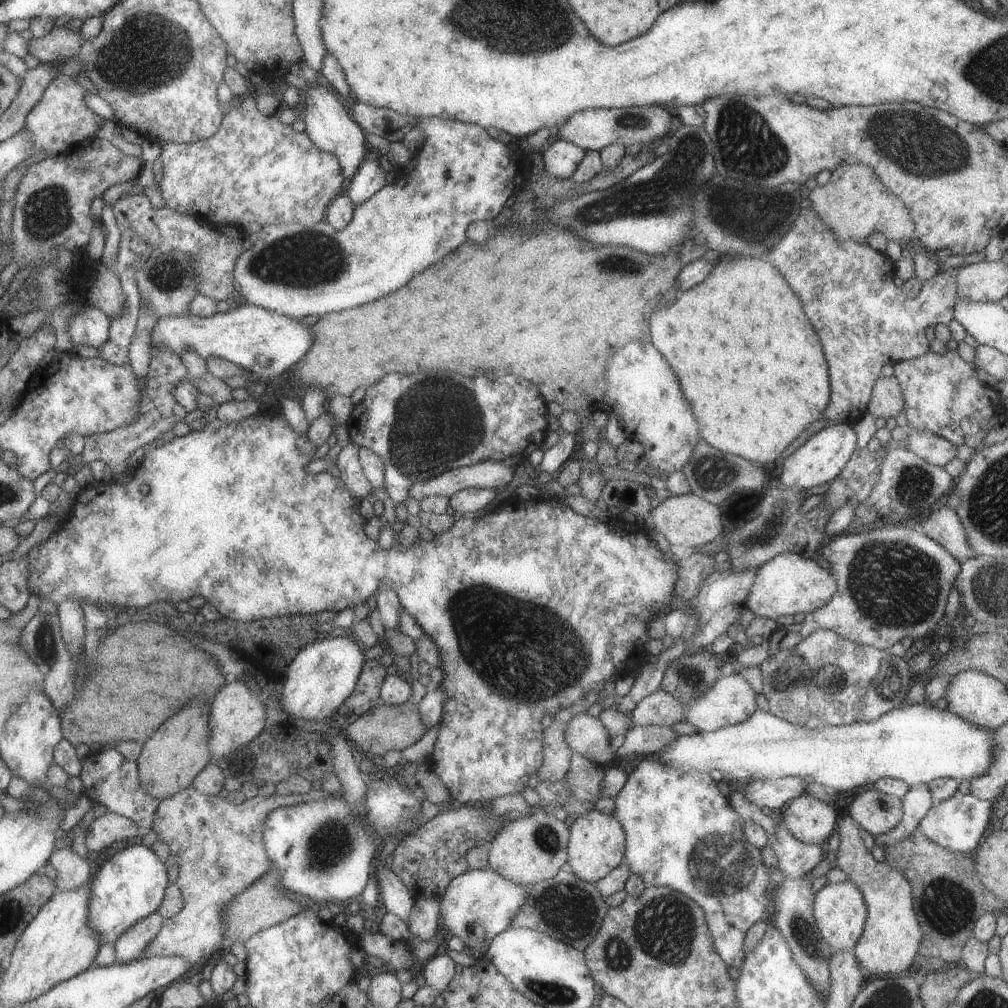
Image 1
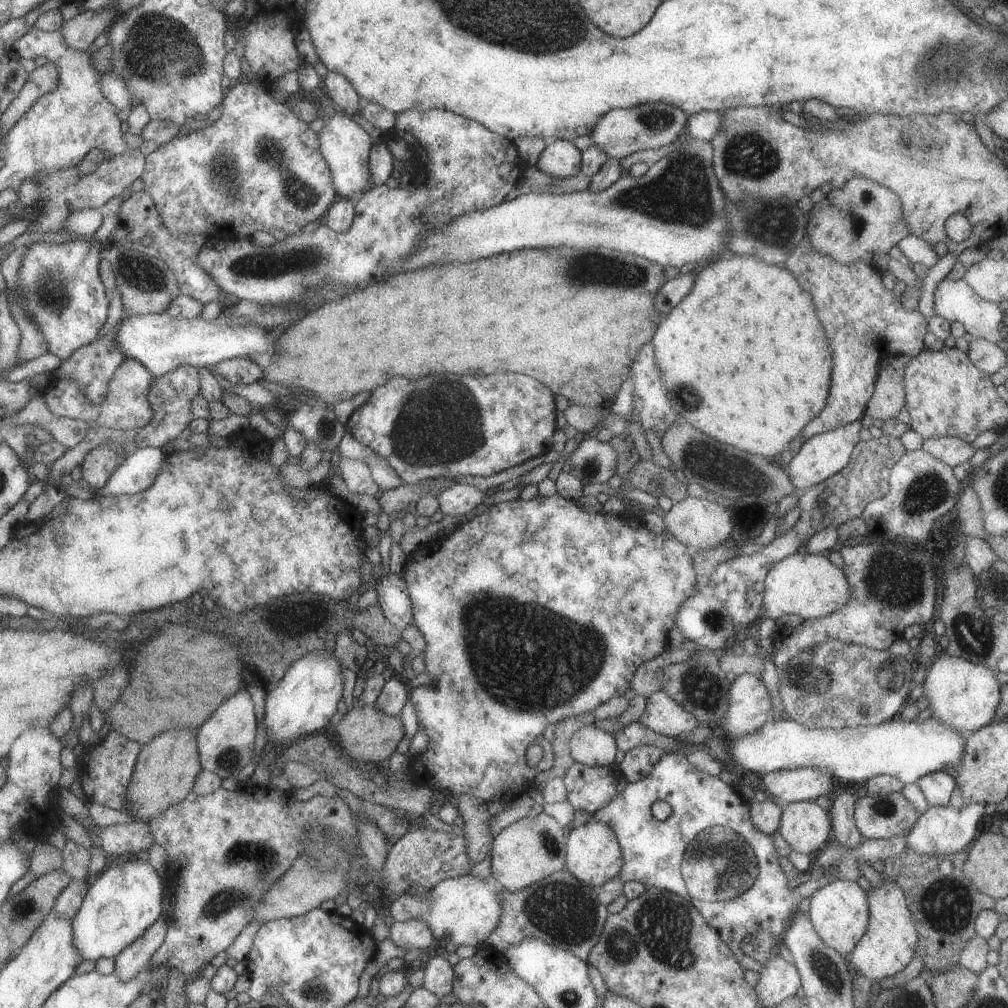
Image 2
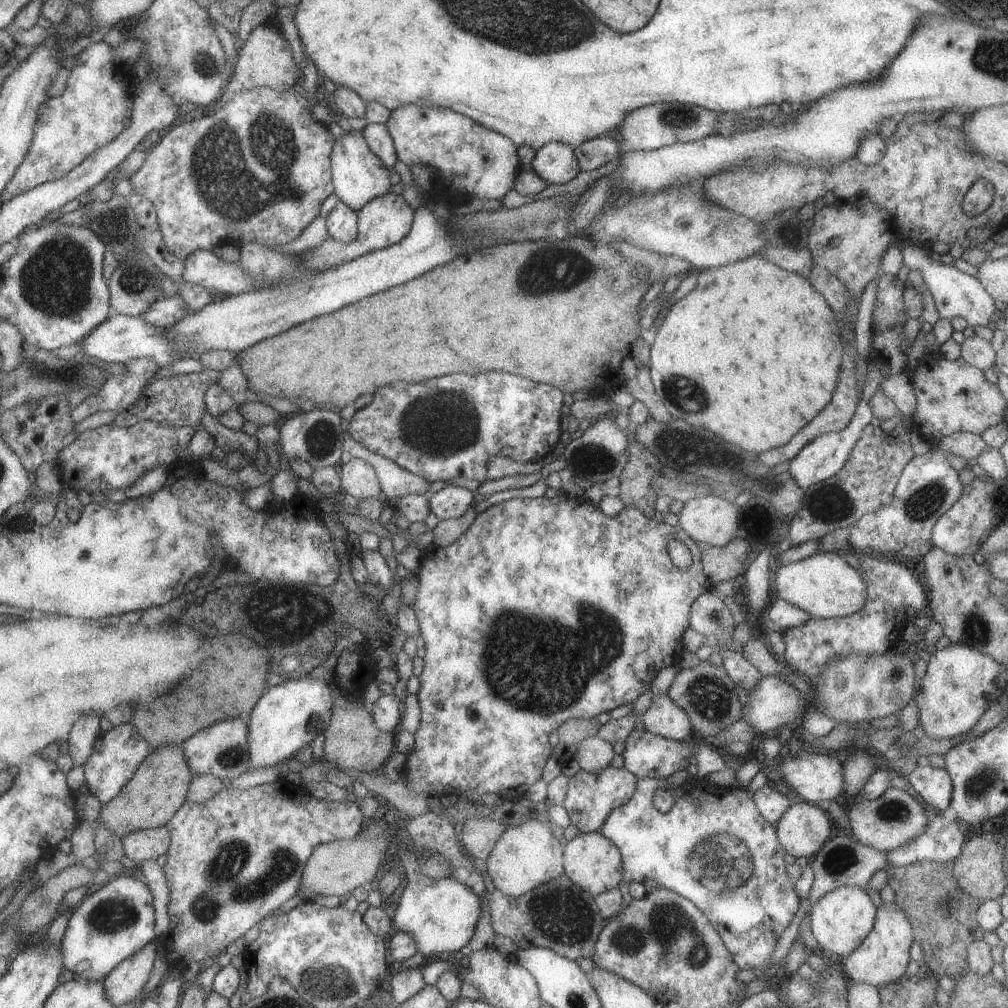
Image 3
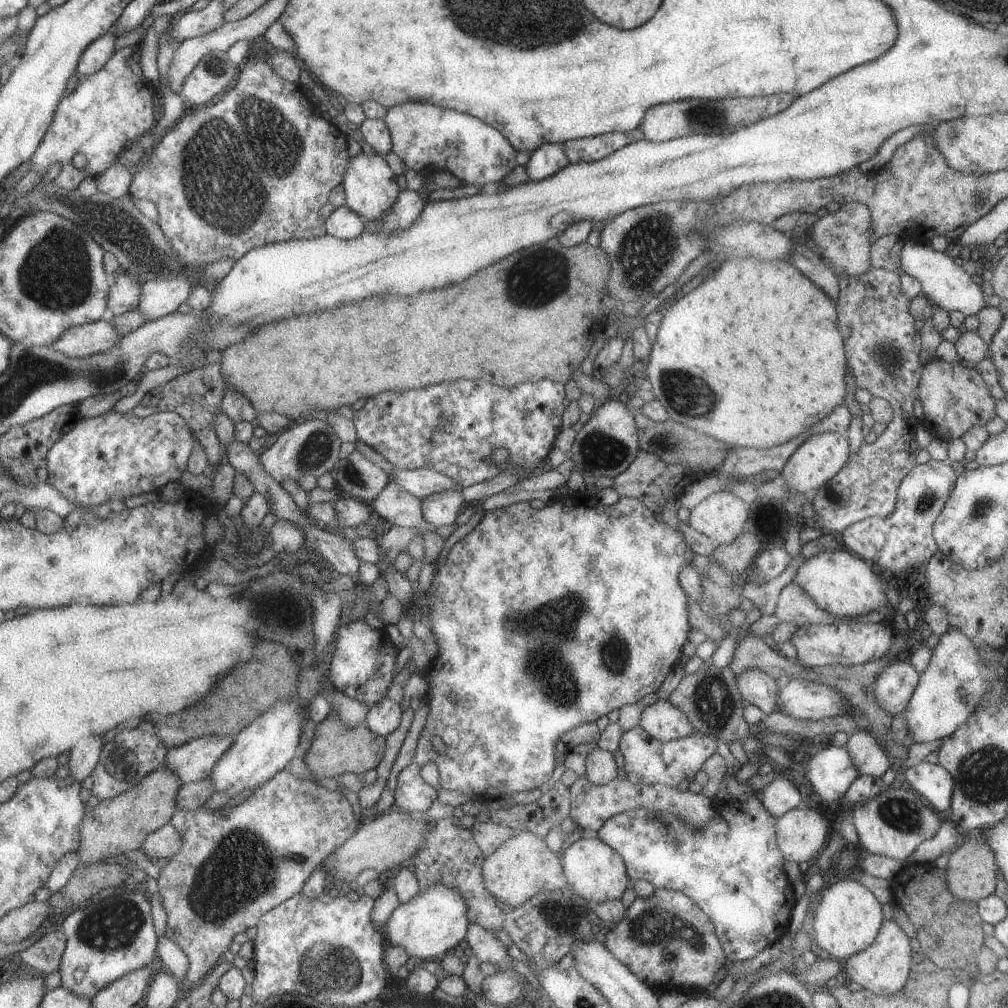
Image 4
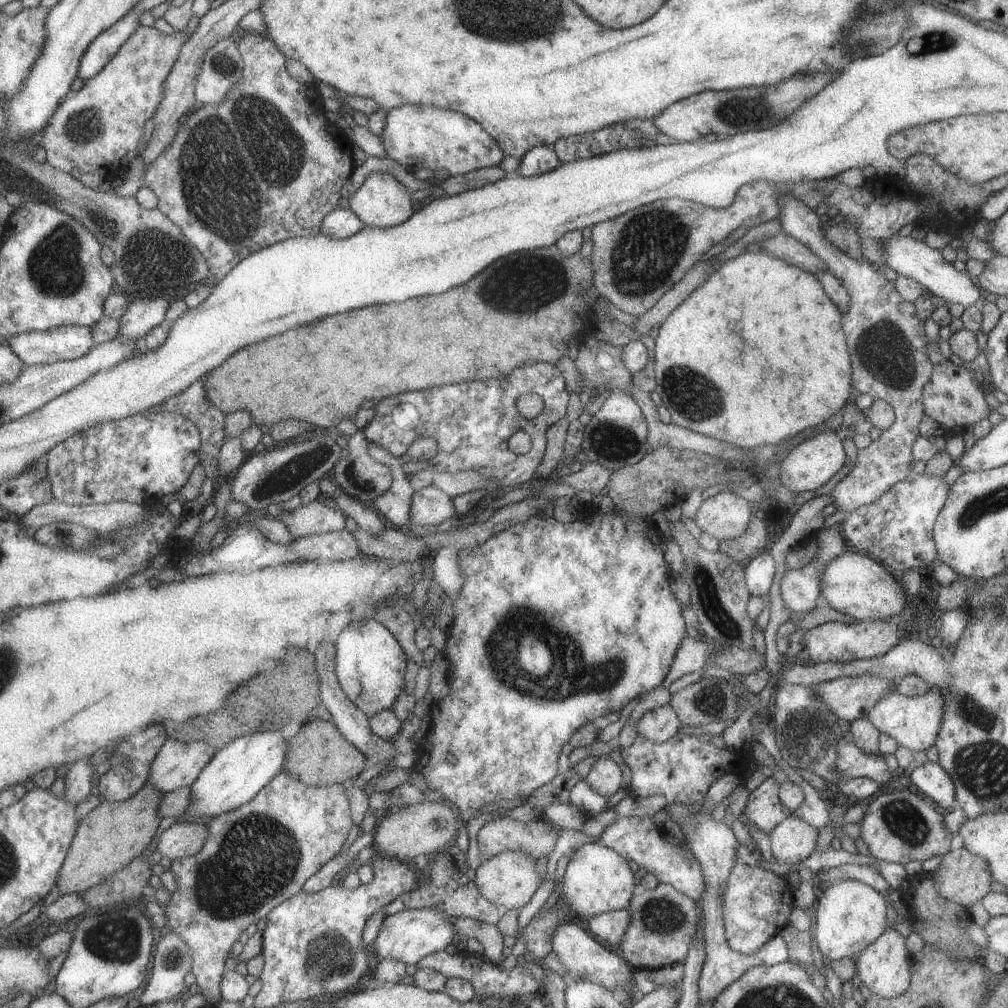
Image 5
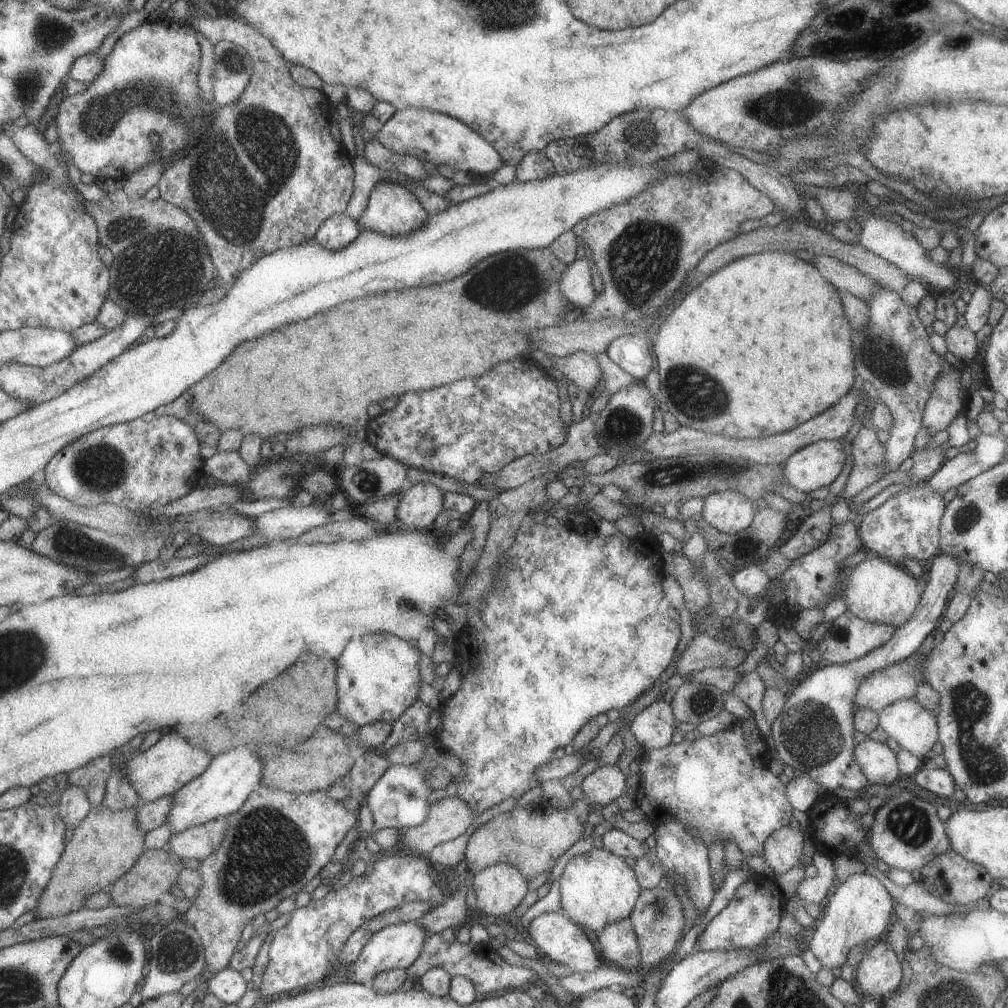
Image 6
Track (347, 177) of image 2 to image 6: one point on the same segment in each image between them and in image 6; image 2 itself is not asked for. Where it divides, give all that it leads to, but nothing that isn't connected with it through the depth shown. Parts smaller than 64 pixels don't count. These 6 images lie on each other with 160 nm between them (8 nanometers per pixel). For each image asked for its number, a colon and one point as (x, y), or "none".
3: (357, 175)
4: (369, 184)
5: (381, 201)
6: (392, 210)

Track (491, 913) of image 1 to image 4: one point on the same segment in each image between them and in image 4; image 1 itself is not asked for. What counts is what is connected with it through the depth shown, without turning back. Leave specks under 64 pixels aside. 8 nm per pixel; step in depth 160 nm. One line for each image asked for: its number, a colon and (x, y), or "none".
2: (462, 910)
3: (440, 914)
4: (432, 922)

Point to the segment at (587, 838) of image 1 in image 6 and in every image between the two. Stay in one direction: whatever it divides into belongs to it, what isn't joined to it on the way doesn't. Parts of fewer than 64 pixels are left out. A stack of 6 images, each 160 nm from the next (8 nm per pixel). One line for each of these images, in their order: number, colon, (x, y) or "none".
2: (593, 856)
3: (592, 862)
4: (594, 871)
5: (596, 880)
6: (596, 887)

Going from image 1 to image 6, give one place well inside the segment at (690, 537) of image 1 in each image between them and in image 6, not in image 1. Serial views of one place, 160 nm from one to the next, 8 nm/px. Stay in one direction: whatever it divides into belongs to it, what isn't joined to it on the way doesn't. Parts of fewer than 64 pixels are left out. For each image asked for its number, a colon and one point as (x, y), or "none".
2: (698, 523)
3: (711, 520)
4: (720, 515)
5: (725, 515)
6: (729, 511)

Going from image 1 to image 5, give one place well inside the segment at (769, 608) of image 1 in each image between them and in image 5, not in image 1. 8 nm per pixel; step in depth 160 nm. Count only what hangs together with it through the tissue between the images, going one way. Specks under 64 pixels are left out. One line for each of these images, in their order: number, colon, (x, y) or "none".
2: (810, 586)
3: (823, 584)
4: (837, 582)
5: (853, 583)

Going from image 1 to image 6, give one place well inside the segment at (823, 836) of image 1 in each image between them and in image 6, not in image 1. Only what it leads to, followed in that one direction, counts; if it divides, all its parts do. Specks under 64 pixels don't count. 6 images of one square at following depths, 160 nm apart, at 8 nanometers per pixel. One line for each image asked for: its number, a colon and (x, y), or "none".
2: (804, 826)
3: (802, 829)
4: (800, 832)
5: (792, 840)
6: (781, 850)

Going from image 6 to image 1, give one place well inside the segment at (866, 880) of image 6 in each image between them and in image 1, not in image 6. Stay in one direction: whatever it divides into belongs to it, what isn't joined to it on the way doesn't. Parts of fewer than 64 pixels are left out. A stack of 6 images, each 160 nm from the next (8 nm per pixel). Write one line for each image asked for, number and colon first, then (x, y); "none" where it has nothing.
1: (839, 912)
2: (838, 910)
3: (839, 920)
4: (847, 916)
5: (850, 915)

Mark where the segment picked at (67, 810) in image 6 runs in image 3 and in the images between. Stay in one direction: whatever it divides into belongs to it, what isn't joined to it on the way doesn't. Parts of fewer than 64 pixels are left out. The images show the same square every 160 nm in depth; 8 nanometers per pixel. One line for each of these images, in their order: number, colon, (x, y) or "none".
3: (83, 734)
4: (83, 757)
5: (77, 783)

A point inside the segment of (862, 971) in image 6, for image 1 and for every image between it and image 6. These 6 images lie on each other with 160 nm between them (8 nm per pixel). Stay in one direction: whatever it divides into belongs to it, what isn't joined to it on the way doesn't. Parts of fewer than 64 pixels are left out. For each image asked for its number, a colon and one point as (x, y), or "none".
1: (891, 935)
2: (888, 944)
3: (881, 958)
4: (883, 967)
5: (882, 967)

